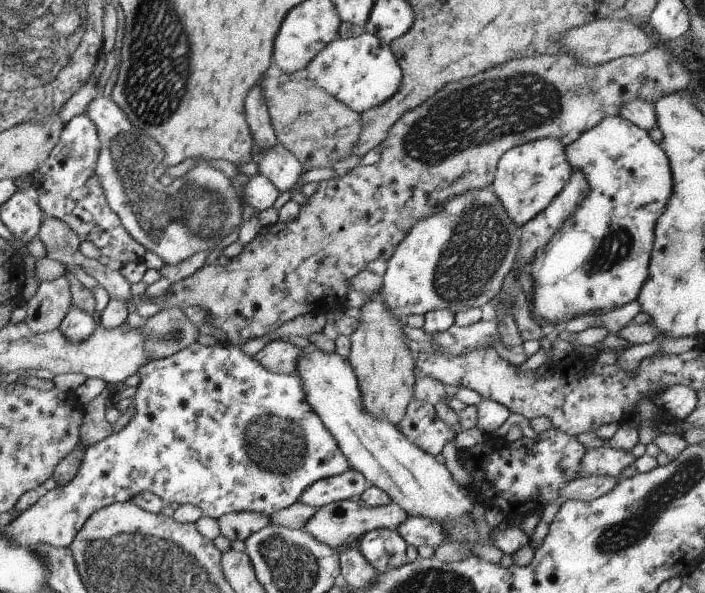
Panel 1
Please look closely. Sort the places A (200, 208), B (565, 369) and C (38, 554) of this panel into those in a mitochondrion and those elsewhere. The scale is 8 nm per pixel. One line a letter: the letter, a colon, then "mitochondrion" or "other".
A: mitochondrion
B: other
C: other

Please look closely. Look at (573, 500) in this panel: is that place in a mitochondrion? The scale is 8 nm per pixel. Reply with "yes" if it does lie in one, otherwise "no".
no

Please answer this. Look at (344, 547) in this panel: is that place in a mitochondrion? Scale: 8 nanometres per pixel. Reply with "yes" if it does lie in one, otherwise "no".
no

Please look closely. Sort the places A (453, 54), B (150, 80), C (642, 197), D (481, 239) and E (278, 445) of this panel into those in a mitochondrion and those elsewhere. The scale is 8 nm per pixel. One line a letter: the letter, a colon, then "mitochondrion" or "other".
A: other
B: mitochondrion
C: other
D: mitochondrion
E: mitochondrion

